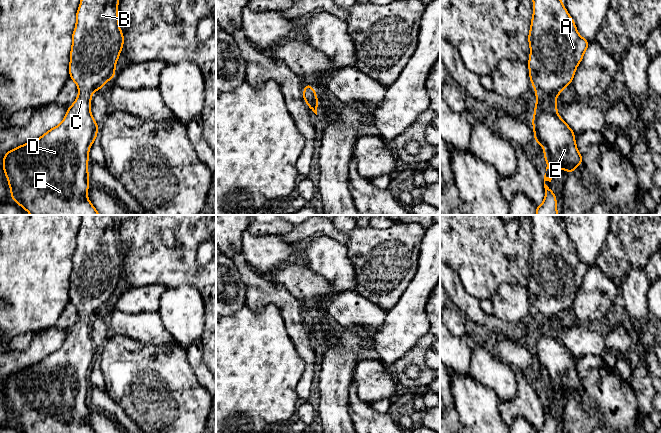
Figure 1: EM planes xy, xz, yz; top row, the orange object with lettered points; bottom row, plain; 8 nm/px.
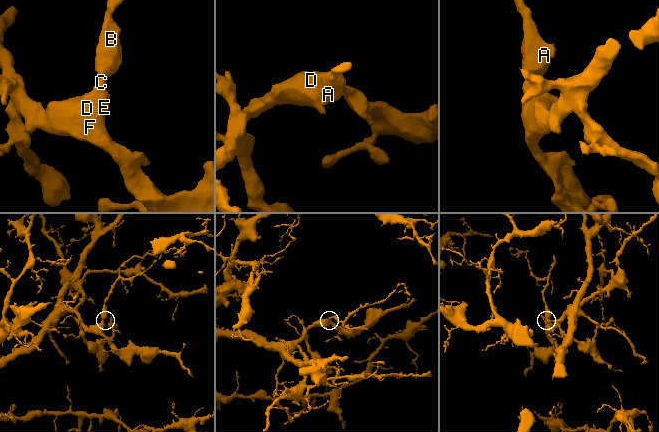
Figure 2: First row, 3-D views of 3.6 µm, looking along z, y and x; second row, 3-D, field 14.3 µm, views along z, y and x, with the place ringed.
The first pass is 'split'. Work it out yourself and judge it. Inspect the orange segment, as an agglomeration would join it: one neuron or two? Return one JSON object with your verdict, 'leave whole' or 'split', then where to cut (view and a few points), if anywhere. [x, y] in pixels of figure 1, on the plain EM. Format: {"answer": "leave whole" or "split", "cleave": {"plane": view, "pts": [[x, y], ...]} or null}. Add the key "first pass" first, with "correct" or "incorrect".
{"first pass": "incorrect", "answer": "leave whole", "cleave": null}

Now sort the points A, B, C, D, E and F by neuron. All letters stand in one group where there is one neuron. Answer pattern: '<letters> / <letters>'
A B C D E F

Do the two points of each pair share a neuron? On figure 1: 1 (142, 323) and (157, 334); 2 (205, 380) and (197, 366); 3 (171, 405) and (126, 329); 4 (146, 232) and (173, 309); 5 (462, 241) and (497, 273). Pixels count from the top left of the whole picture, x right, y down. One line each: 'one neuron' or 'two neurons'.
1: one neuron
2: one neuron
3: two neurons
4: two neurons
5: one neuron

